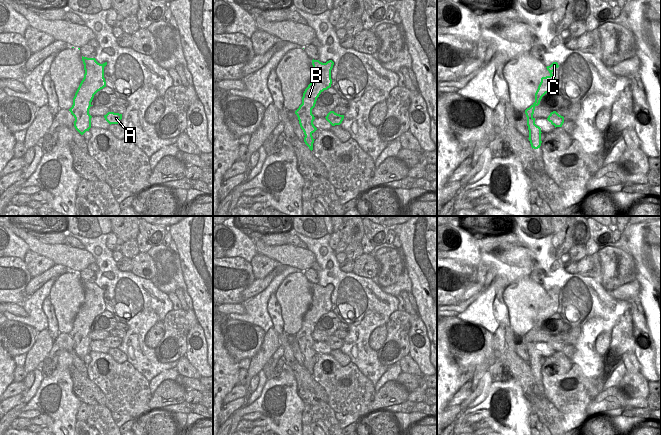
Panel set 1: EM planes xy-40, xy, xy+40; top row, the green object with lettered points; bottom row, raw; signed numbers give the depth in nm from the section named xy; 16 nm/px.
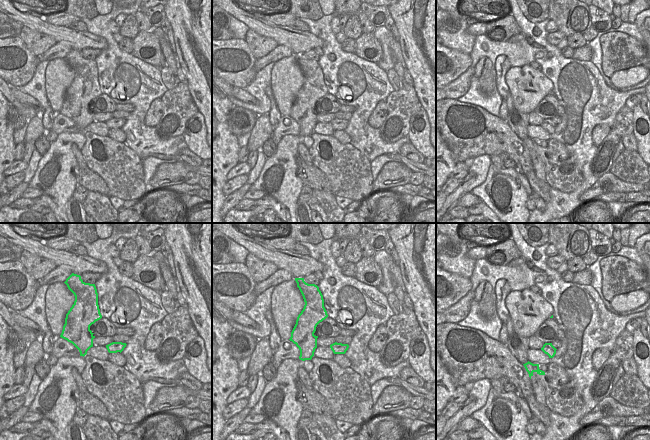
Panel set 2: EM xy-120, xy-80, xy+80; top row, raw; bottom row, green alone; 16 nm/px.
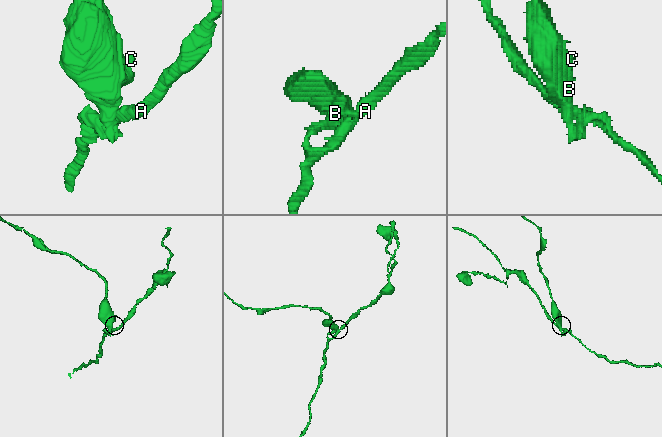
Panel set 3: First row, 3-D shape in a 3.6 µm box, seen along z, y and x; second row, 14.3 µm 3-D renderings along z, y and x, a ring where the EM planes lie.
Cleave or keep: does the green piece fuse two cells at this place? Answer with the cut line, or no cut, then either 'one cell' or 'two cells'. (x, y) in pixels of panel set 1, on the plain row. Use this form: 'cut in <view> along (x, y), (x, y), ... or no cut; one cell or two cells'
cut in xy+40 along (540, 353), (532, 359), (531, 368); two cells

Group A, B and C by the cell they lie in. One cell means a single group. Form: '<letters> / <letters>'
A / B C

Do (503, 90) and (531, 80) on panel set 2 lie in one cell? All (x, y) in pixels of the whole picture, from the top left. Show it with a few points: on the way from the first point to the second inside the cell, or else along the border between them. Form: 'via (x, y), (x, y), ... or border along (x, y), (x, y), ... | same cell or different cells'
border along (510, 67), (505, 75), (505, 83), (514, 107) | different cells

